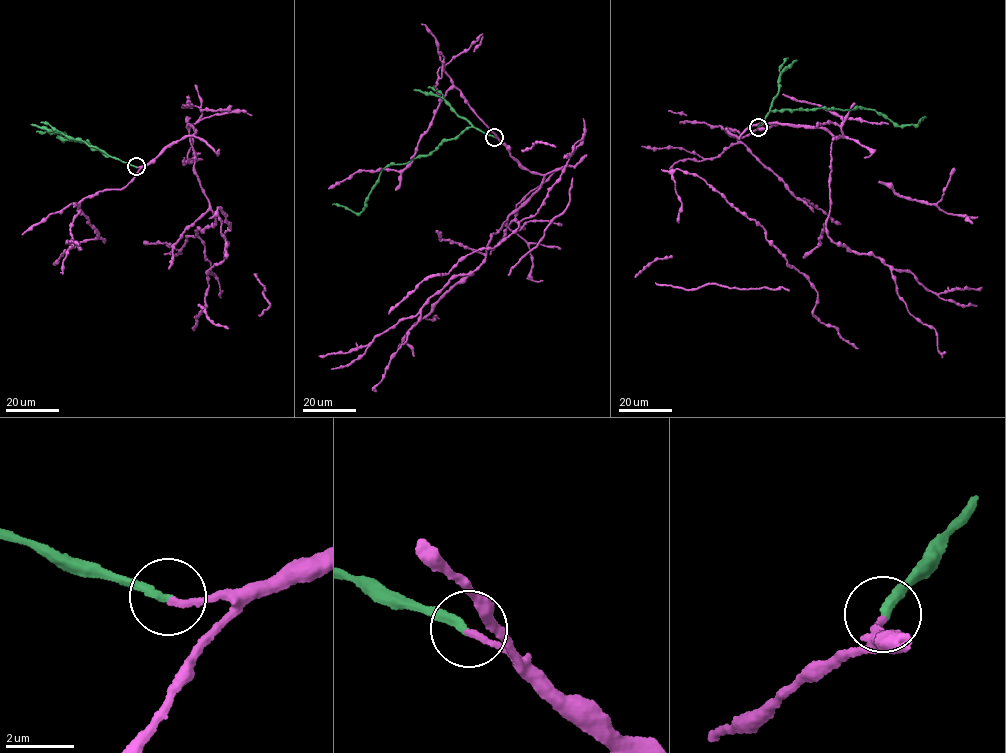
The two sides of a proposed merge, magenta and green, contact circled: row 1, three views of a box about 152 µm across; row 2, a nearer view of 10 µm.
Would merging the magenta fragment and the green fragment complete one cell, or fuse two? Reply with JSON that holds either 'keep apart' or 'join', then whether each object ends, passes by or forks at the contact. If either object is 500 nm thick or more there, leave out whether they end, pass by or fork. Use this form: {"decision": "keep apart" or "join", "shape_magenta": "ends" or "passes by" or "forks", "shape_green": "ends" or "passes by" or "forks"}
{"decision": "join", "shape_magenta": "ends", "shape_green": "ends"}

